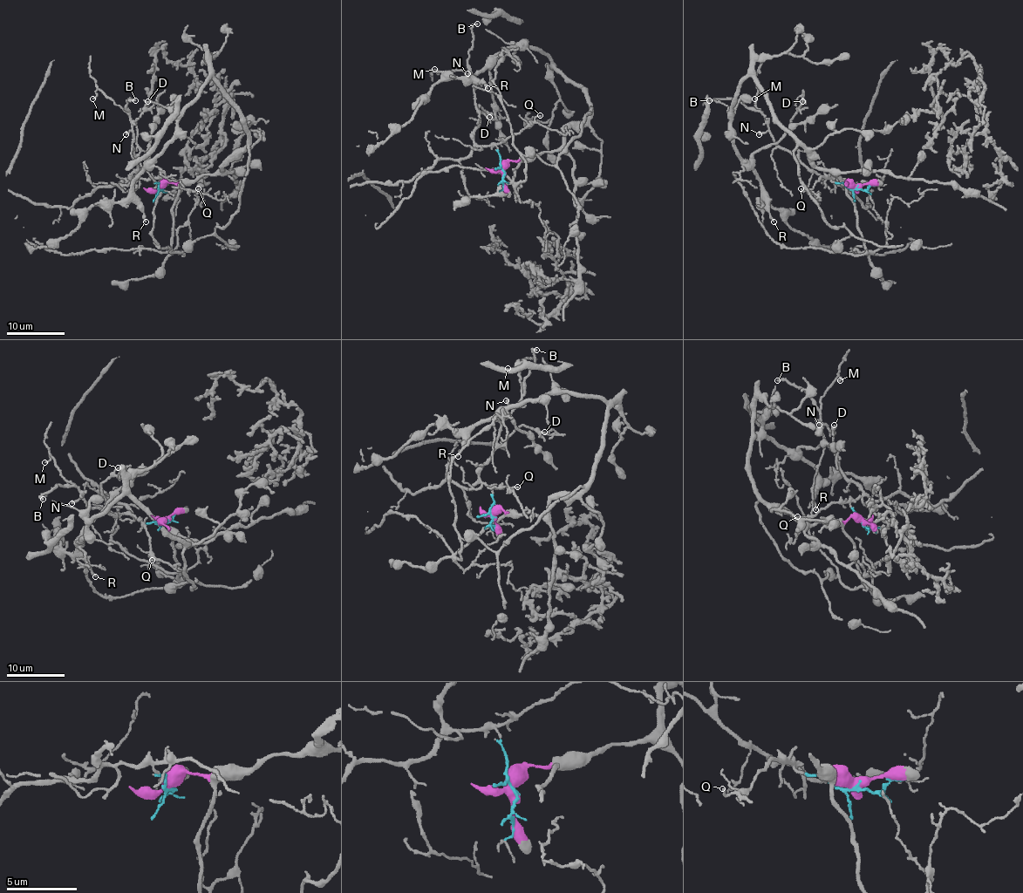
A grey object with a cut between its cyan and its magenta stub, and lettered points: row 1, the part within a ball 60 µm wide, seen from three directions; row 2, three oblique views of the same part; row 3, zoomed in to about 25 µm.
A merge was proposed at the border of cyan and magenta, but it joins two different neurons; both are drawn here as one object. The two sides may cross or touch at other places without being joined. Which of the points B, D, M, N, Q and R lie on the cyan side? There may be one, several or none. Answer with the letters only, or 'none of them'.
B, D, M, N, Q

